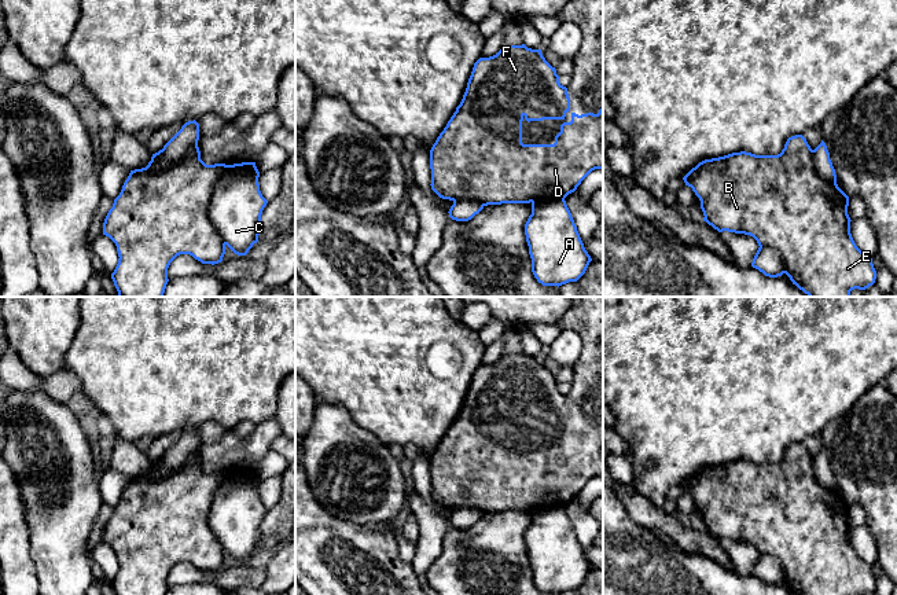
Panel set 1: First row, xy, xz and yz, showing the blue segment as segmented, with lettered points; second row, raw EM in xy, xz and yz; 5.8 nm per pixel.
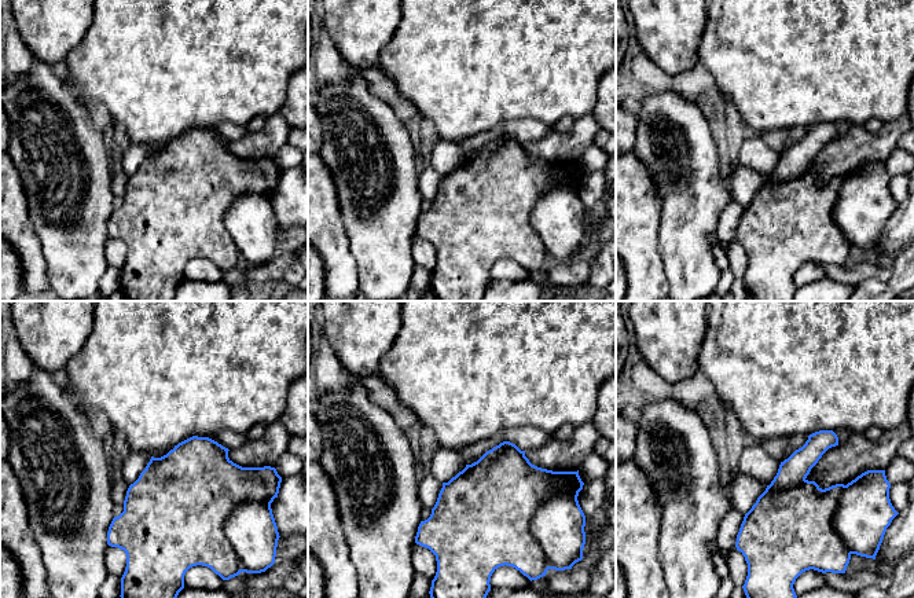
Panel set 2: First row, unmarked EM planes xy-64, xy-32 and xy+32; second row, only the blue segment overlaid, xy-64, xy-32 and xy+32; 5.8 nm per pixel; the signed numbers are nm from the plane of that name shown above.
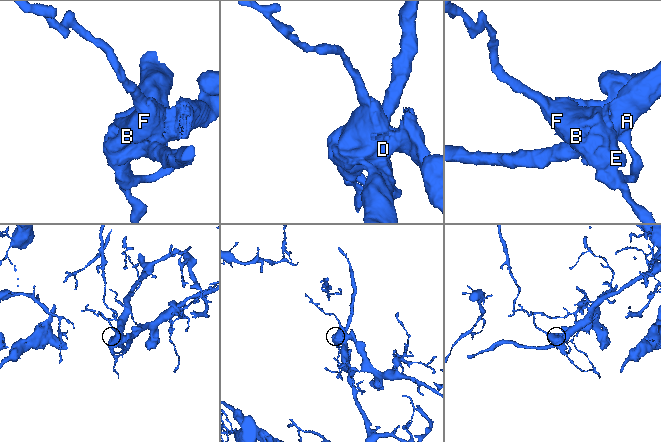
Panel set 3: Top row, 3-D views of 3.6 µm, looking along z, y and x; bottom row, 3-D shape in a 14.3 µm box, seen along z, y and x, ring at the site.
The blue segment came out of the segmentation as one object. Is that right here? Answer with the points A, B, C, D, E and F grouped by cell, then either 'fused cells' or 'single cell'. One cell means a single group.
A B C D E F | single cell

